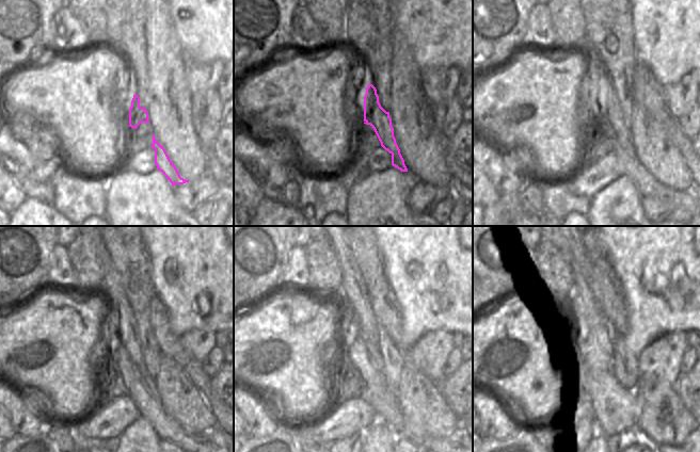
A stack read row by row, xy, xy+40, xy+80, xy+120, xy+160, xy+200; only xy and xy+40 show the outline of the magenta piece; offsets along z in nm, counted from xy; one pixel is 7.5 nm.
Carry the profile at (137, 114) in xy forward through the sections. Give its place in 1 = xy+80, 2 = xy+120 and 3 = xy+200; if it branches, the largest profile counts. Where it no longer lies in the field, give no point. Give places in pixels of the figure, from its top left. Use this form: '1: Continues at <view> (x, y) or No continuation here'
1: Continues at xy+80 (607, 99)
2: Continues at xy+120 (111, 289)
3: Continues at xy+200 (584, 307).

